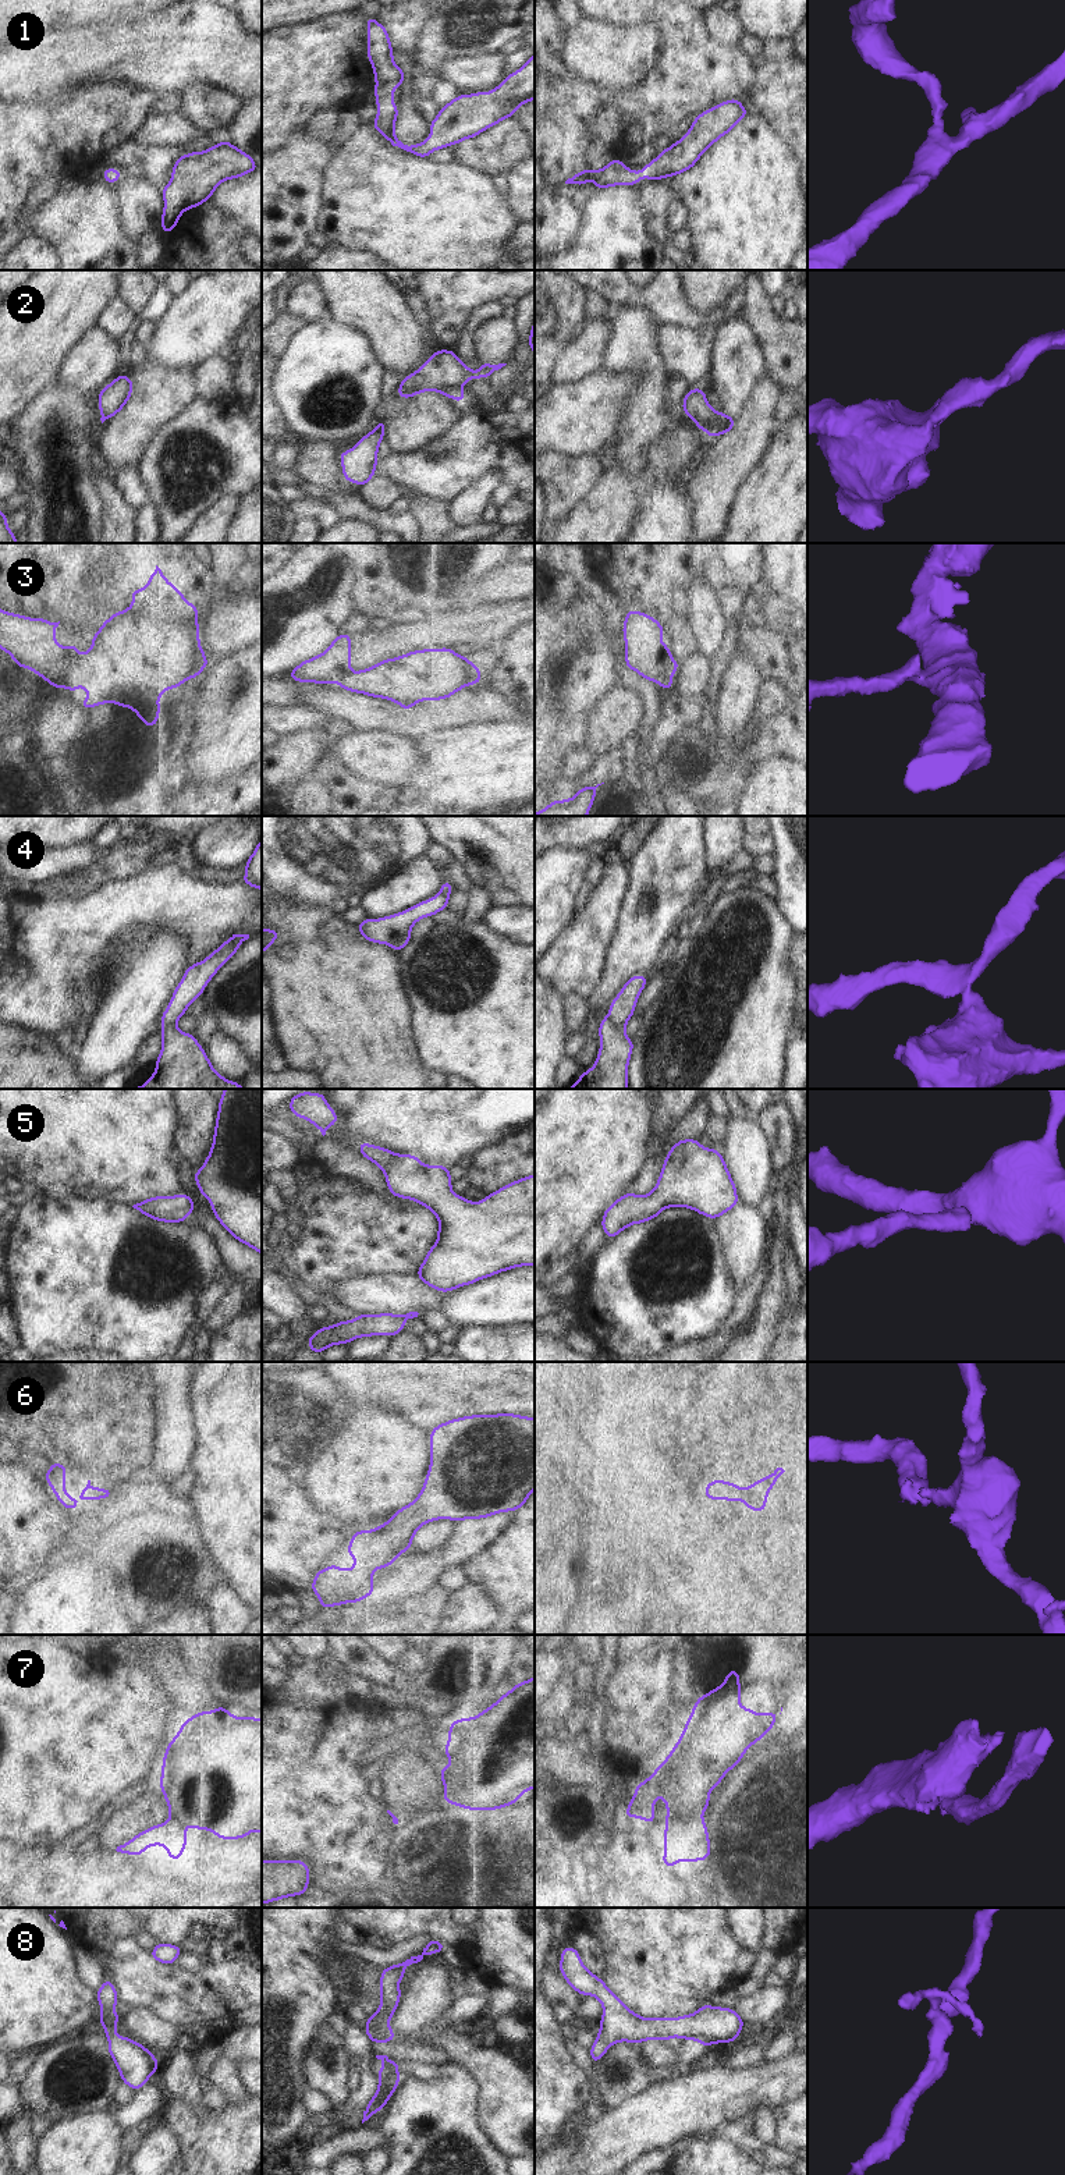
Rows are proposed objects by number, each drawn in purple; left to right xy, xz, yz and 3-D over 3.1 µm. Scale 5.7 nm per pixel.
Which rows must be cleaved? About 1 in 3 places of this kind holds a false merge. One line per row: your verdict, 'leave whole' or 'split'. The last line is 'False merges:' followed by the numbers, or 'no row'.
1: leave whole
2: leave whole
3: split
4: split
5: leave whole
6: leave whole
7: split
8: leave whole
False merges: 3, 4, 7

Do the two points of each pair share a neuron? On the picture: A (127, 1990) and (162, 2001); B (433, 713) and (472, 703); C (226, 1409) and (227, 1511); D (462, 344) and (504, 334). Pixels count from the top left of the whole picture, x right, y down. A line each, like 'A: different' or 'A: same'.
A: same
B: same
C: same
D: different

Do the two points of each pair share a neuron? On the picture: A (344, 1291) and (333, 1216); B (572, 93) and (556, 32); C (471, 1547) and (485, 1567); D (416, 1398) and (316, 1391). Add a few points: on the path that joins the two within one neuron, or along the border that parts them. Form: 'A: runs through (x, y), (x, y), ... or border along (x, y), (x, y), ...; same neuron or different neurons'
A: border along (375, 1273), (362, 1273), (337, 1280), (320, 1291); different neurons
B: runs through (557, 78), (553, 74), (553, 48); same neuron
C: border along (501, 1533), (483, 1551), (462, 1565); different neurons
D: border along (329, 1376), (340, 1391), (355, 1404); different neurons

